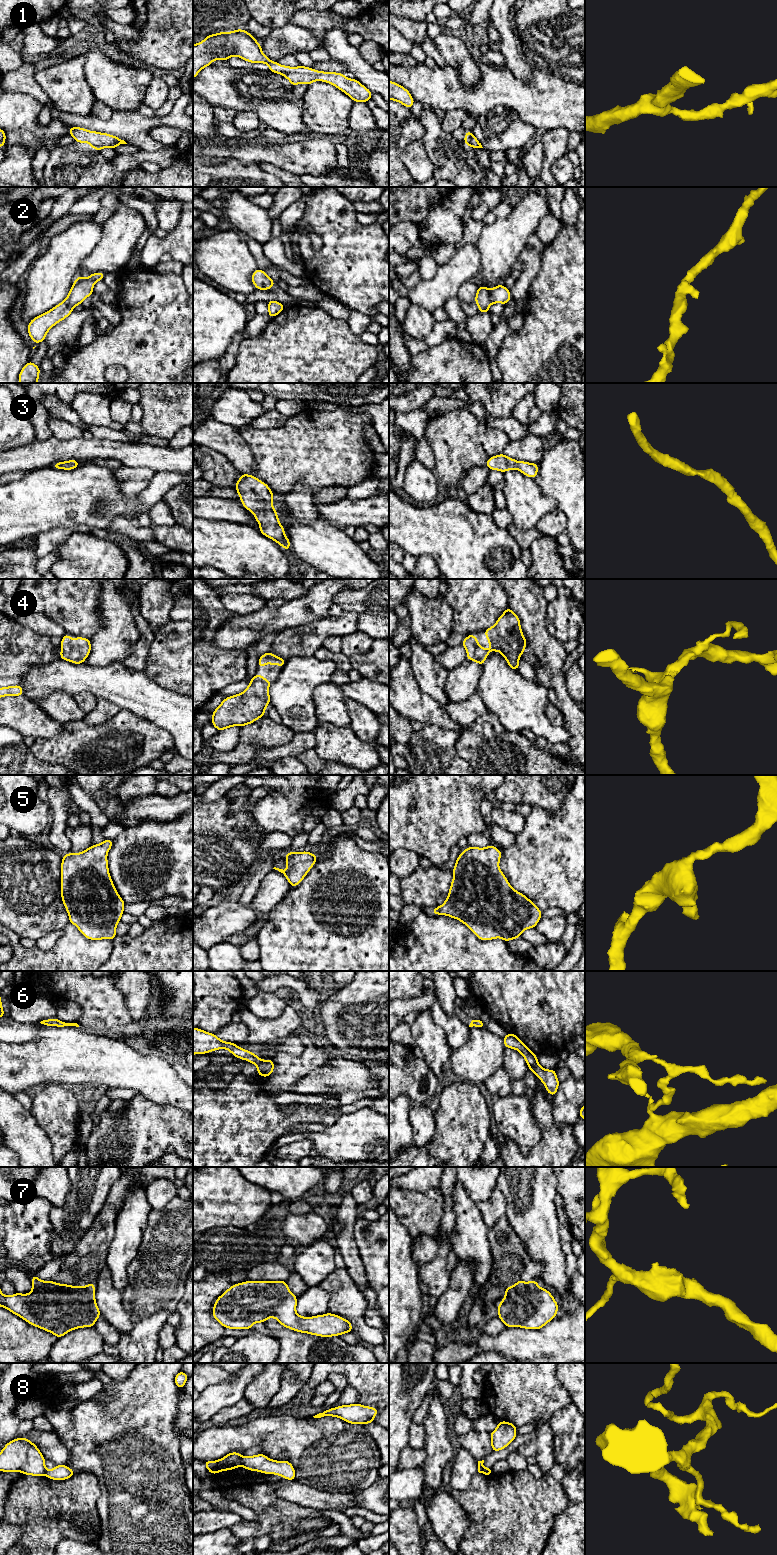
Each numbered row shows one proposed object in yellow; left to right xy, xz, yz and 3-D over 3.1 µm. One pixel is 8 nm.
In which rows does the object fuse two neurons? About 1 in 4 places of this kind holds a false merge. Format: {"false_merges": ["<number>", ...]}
{"false_merges": ["6", "8"]}

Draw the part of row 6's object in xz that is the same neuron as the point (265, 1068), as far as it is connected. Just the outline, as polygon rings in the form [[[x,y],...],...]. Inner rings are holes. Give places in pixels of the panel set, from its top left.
[[[254,1056],[247,1060],[250,1063],[253,1063],[257,1067],[257,1073],[259,1076],[262,1077],[269,1077],[274,1070],[274,1061],[271,1060],[263,1060],[260,1059],[258,1056]]]

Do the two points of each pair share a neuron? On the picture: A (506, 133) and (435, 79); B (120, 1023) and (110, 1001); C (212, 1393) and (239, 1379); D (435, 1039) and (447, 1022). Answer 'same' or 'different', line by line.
A: different
B: same
C: same
D: different

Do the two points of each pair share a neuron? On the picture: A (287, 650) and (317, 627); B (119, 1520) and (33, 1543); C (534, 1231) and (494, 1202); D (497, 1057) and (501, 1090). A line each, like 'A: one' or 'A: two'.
A: one
B: two
C: two
D: two

